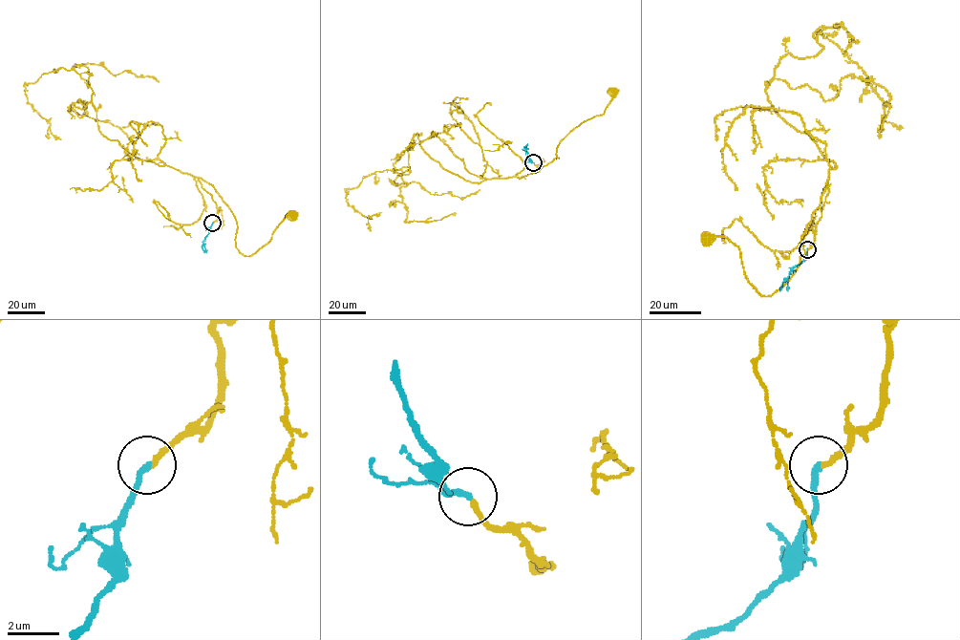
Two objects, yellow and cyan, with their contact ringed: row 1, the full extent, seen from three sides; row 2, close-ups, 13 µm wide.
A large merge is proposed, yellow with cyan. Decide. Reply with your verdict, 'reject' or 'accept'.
accept

